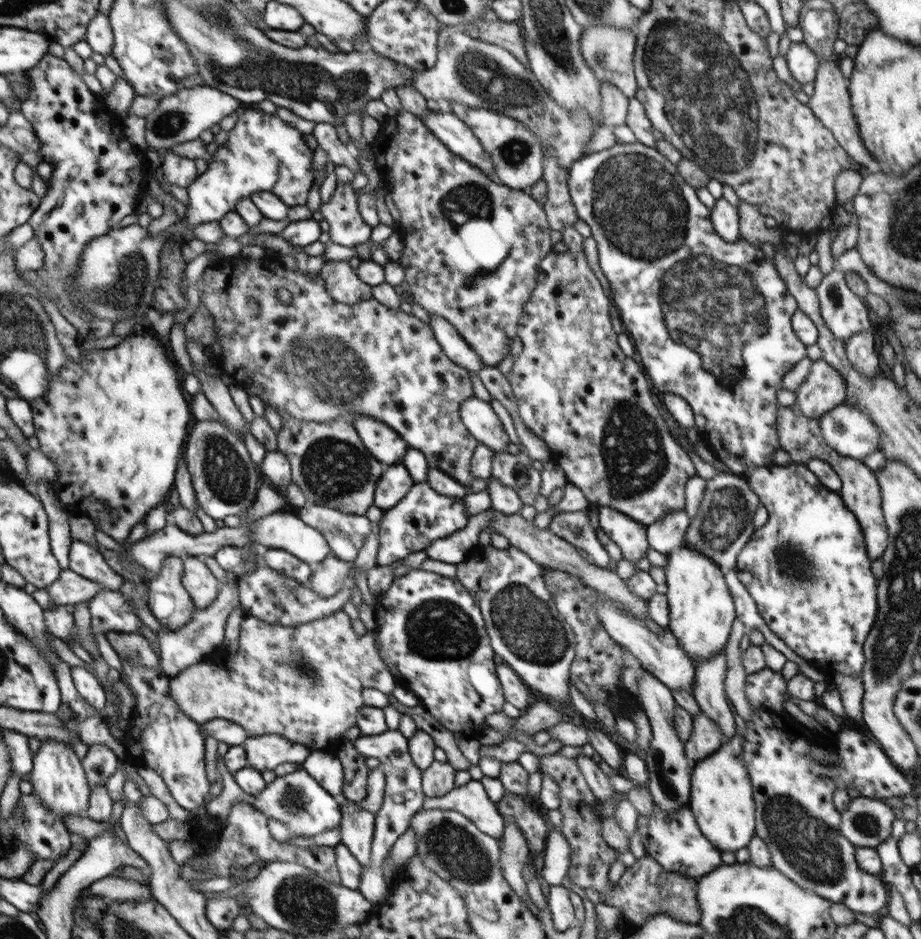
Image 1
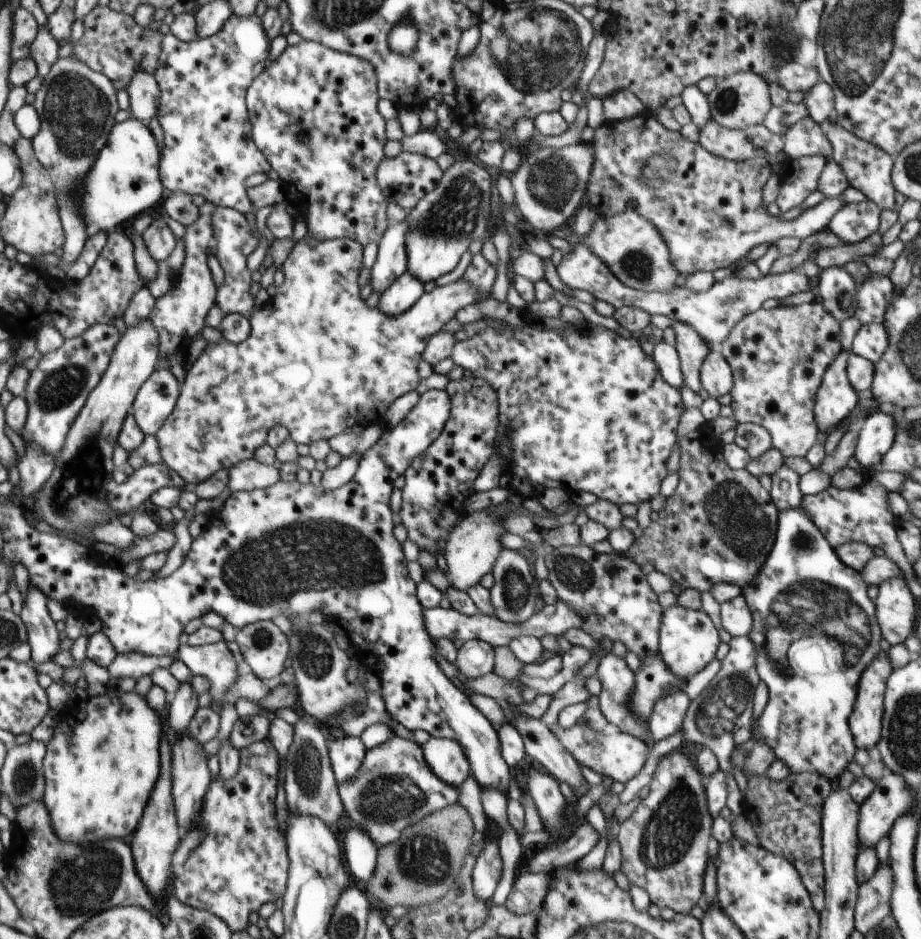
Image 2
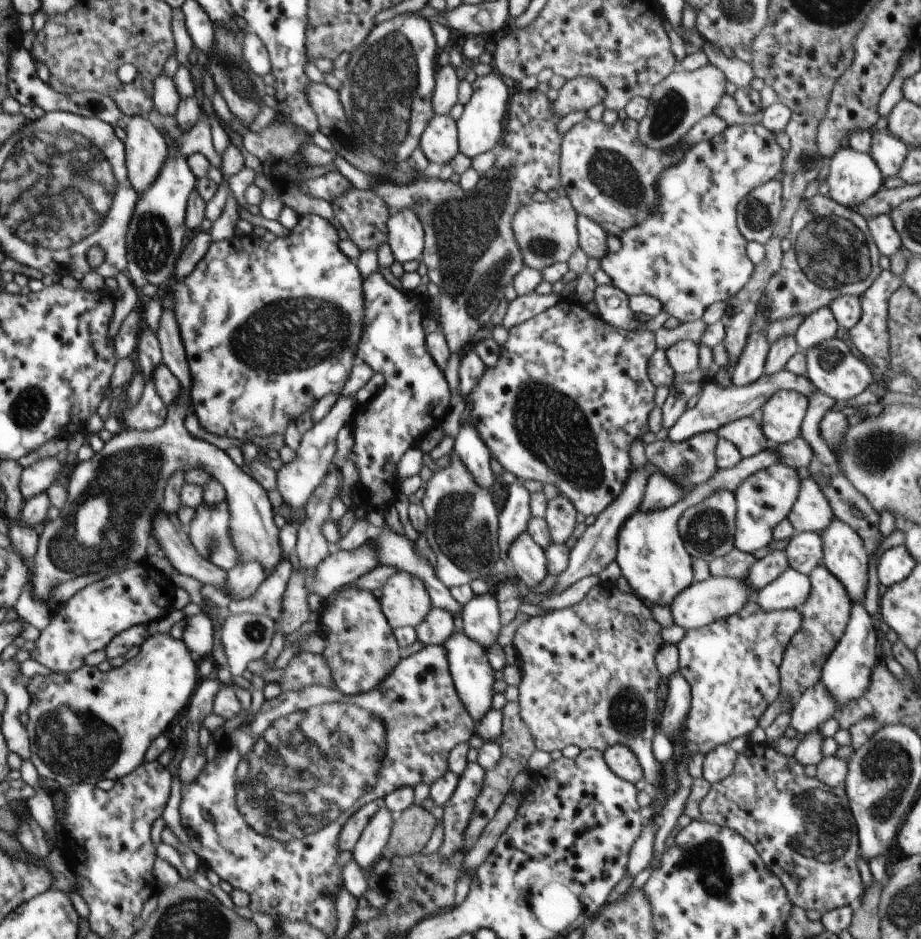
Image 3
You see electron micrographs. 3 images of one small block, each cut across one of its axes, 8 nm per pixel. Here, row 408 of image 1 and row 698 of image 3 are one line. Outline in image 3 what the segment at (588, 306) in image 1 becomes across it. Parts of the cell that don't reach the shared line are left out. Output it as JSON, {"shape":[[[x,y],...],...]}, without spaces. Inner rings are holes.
{"shape":[[[601,582],[594,586],[581,602],[570,606],[570,608],[562,608],[540,614],[528,618],[526,622],[522,622],[516,634],[514,634],[513,646],[518,651],[518,668],[521,671],[522,680],[520,680],[520,717],[522,721],[530,728],[532,736],[535,739],[535,748],[538,751],[547,753],[554,752],[555,750],[562,751],[566,746],[578,746],[578,750],[598,750],[606,751],[609,747],[621,743],[625,745],[638,760],[642,770],[643,778],[648,784],[660,788],[660,784],[664,784],[663,766],[656,760],[653,754],[652,742],[654,736],[658,732],[658,682],[660,682],[660,672],[656,670],[654,656],[658,650],[663,646],[662,636],[660,630],[662,626],[654,620],[650,606],[640,601],[634,594],[626,594],[622,592],[616,583]]]}

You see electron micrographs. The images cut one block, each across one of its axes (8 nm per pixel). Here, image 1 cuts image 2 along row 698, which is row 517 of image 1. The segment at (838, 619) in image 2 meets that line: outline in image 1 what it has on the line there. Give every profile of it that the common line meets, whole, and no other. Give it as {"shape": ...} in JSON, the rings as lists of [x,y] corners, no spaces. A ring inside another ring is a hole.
{"shape":[[[792,462],[751,468],[743,477],[769,514],[768,522],[755,530],[743,546],[734,568],[754,599],[758,614],[790,650],[818,671],[829,677],[836,673],[860,675],[865,662],[863,646],[878,612],[878,582],[871,569],[862,528],[854,513],[846,508],[838,491],[826,488],[806,465]]]}

